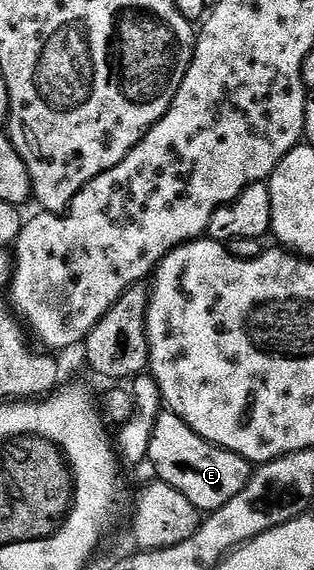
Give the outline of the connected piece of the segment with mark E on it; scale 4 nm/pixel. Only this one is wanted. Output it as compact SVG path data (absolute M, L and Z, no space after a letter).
M162 410L152 430L149 463L154 463L154 472L161 483L172 486L196 506L199 513L215 512L224 502L232 502L244 486L248 486L252 475L251 461L237 456L226 448L209 444L204 437L196 434L174 412Z

